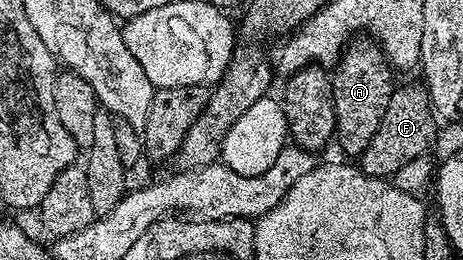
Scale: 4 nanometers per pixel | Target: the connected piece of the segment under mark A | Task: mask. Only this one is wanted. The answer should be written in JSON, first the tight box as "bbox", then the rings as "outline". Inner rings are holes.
{"bbox":[331,38,394,158],"outline":[[[353,38],[346,43],[331,72],[333,86],[333,109],[335,110],[335,144],[338,144],[349,158],[359,158],[375,136],[383,110],[393,97],[394,71],[387,63],[384,53],[376,43],[365,38]],[[369,43],[369,44],[368,44]]]}

